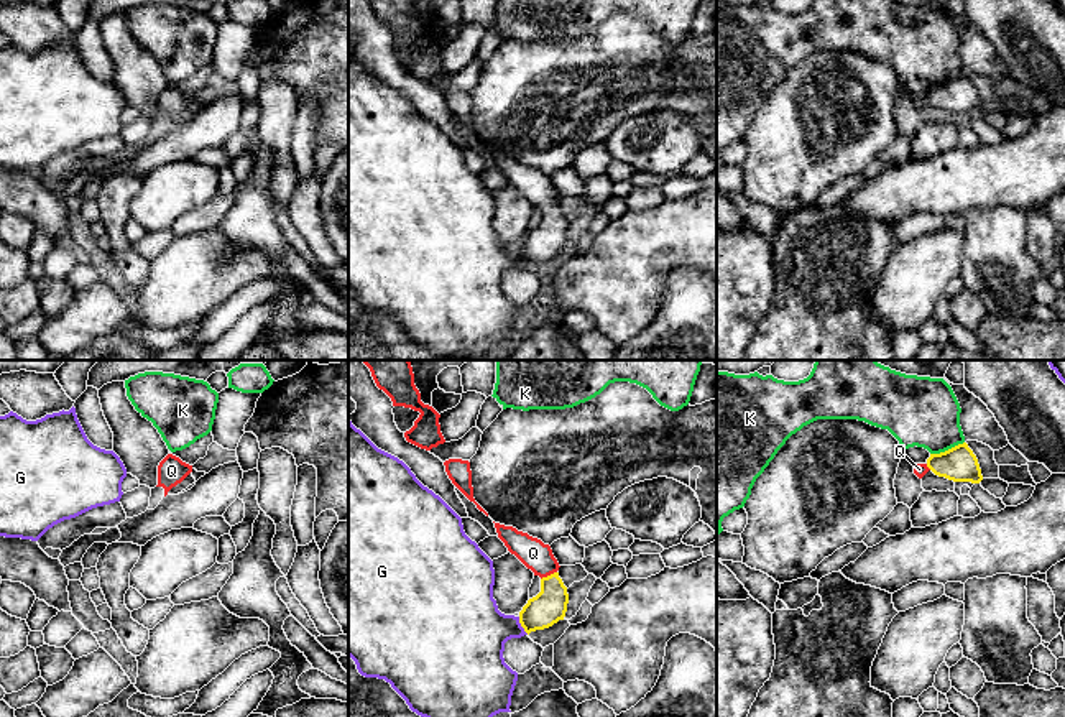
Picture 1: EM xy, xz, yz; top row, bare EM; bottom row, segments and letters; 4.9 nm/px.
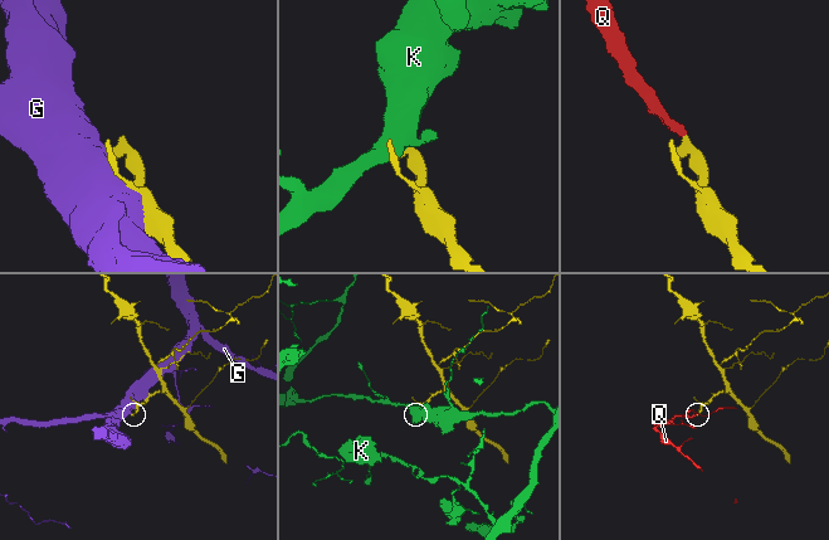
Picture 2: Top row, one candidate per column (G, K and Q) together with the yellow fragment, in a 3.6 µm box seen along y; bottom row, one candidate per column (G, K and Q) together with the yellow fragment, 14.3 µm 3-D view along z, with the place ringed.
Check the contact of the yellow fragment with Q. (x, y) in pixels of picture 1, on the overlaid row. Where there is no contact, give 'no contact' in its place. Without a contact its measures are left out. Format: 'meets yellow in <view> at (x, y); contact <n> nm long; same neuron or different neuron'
meets yellow in xz at (548, 576); contact 90 nm long; same neuron

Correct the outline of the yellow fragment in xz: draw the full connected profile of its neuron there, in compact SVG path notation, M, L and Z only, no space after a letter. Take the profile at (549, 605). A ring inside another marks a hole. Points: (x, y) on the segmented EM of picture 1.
M495 523L498 538L534 576L541 577L541 592L529 599L519 612L519 623L529 635L564 620L569 604L567 587L559 577L559 562L549 544L518 531L513 526Z

